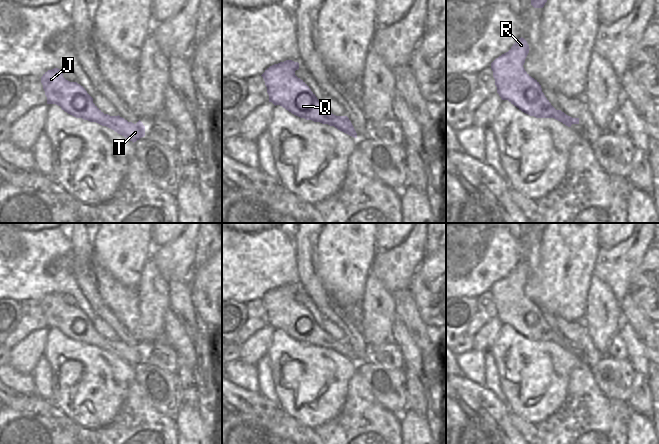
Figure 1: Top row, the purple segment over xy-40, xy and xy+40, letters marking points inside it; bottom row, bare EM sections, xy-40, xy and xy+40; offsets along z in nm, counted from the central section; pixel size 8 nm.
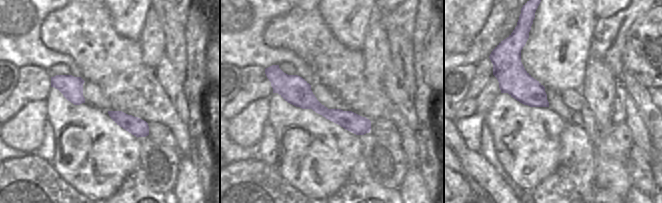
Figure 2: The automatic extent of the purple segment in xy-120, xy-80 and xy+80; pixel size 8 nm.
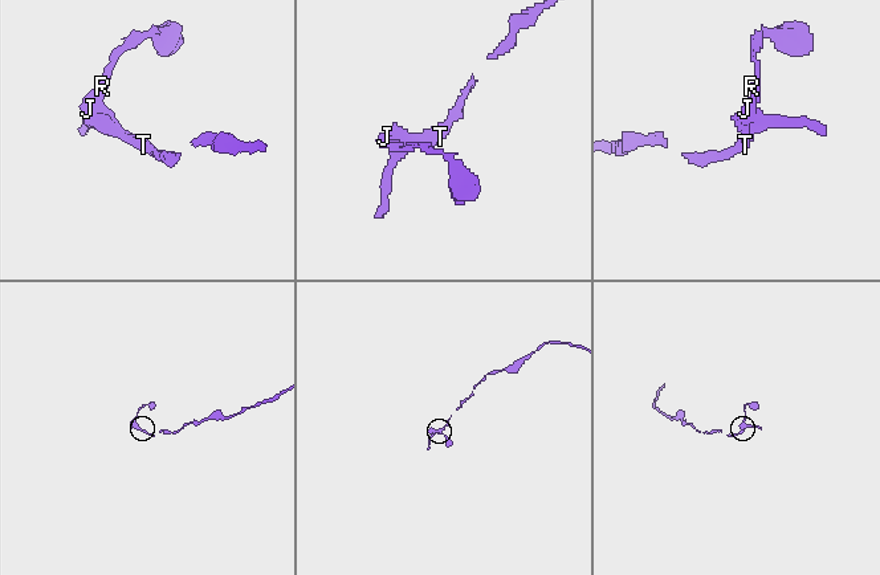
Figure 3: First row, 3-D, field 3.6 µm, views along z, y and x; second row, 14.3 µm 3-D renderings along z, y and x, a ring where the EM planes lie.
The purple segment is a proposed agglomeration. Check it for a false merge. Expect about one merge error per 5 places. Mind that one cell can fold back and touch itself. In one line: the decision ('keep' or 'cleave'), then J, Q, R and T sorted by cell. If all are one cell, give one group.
keep | J Q R T

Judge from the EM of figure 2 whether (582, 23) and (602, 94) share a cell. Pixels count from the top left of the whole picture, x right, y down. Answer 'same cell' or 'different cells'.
different cells

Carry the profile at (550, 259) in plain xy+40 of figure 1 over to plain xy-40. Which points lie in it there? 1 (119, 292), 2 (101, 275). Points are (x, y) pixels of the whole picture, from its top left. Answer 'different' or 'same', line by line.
1: different
2: different

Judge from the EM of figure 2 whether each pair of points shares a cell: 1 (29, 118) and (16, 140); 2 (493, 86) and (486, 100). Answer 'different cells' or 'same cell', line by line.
1: same cell
2: same cell

